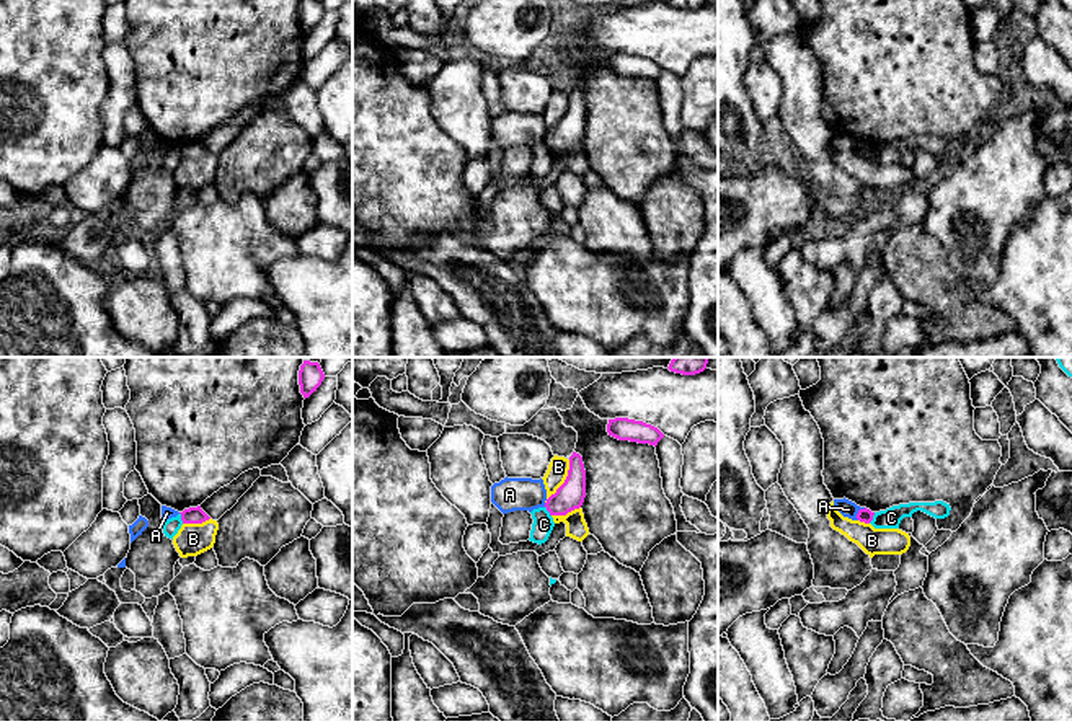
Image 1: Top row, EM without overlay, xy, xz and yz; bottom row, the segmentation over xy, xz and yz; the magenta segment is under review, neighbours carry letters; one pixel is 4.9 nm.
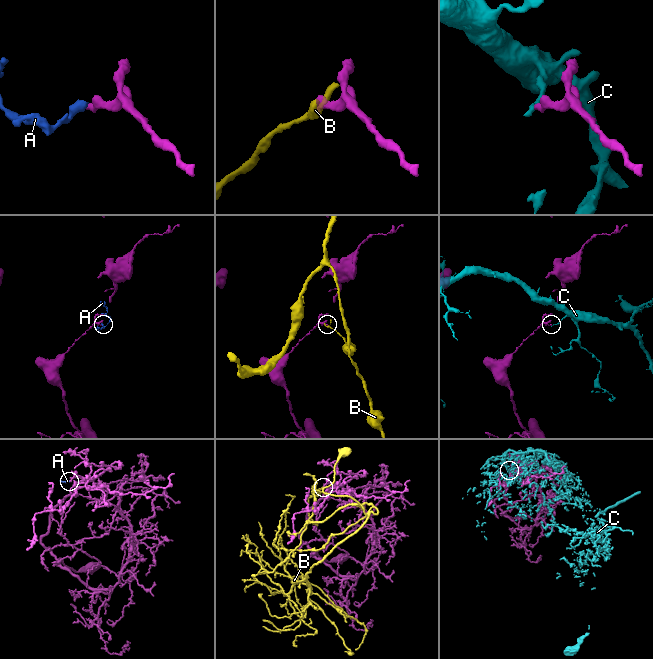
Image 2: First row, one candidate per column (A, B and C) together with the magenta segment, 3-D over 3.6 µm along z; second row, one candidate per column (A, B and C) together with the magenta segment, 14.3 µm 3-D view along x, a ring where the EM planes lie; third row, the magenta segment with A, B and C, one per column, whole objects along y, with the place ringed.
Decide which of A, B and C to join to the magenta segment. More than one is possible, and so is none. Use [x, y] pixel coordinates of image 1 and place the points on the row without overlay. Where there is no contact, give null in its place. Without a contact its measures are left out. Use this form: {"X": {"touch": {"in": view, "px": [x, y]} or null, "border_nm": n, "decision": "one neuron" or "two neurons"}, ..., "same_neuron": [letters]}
{"A": {"touch": {"in": "yz", "px": [859, 147]}, "border_nm": 80, "decision": "two neurons"}, "B": {"touch": {"in": "xz", "px": [565, 116]}, "border_nm": 240, "decision": "two neurons"}, "C": {"touch": {"in": "yz", "px": [872, 152]}, "border_nm": 70, "decision": "two neurons"}, "same_neuron": []}

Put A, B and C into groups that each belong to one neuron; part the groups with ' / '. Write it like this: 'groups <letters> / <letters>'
groups A / B / C

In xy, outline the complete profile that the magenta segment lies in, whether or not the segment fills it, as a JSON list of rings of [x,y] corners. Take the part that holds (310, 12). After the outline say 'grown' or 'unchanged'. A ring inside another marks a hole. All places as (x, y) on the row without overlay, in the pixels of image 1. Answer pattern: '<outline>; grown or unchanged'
[[[300,0],[299,20],[303,33],[308,33],[321,20],[325,8],[320,0]]]; unchanged

